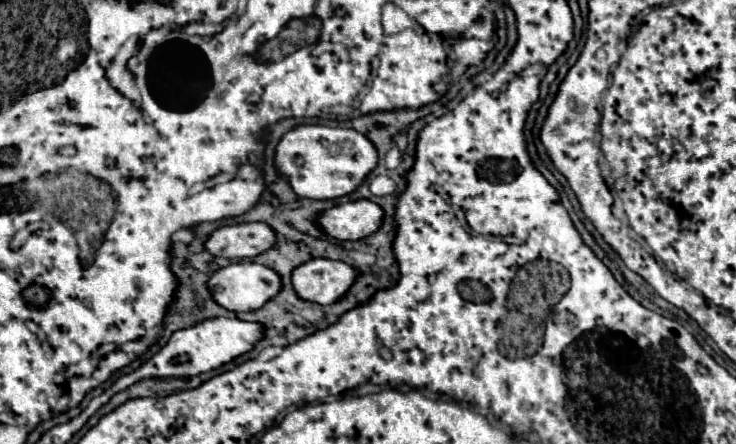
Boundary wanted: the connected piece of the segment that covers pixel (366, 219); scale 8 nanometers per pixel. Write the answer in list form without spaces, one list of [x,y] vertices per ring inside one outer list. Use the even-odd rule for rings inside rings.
[[[352,200],[316,216],[316,226],[336,240],[360,240],[376,232],[382,210],[370,200]]]

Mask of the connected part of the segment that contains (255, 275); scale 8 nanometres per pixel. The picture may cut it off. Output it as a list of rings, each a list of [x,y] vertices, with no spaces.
[[[234,262],[220,270],[216,270],[208,280],[208,290],[212,298],[226,310],[232,312],[250,312],[262,308],[270,298],[274,298],[280,290],[280,276],[266,266],[254,262]]]

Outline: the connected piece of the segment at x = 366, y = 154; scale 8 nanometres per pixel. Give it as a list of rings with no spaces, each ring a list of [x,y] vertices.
[[[302,124],[288,130],[276,150],[274,166],[302,198],[330,200],[356,190],[368,172],[376,166],[378,152],[374,144],[352,128],[332,128],[322,124]]]

